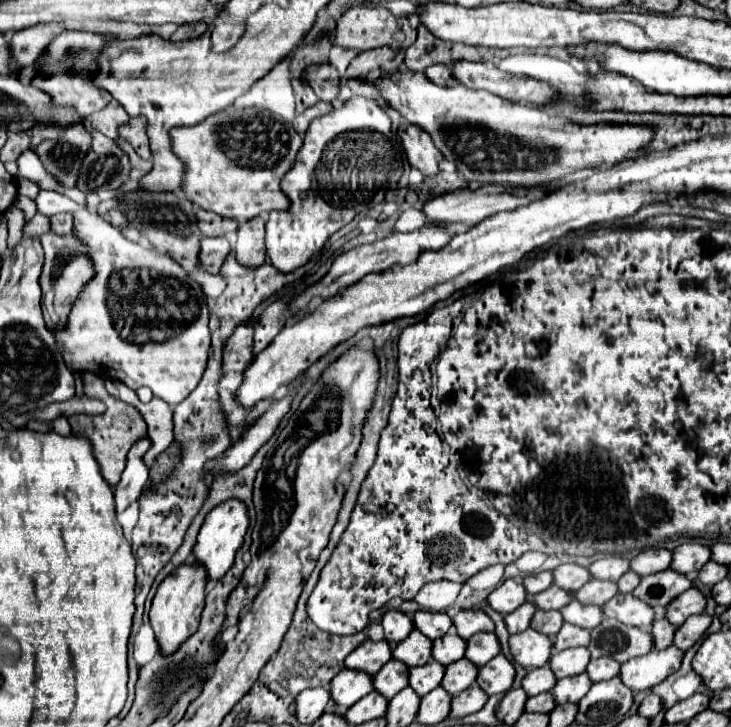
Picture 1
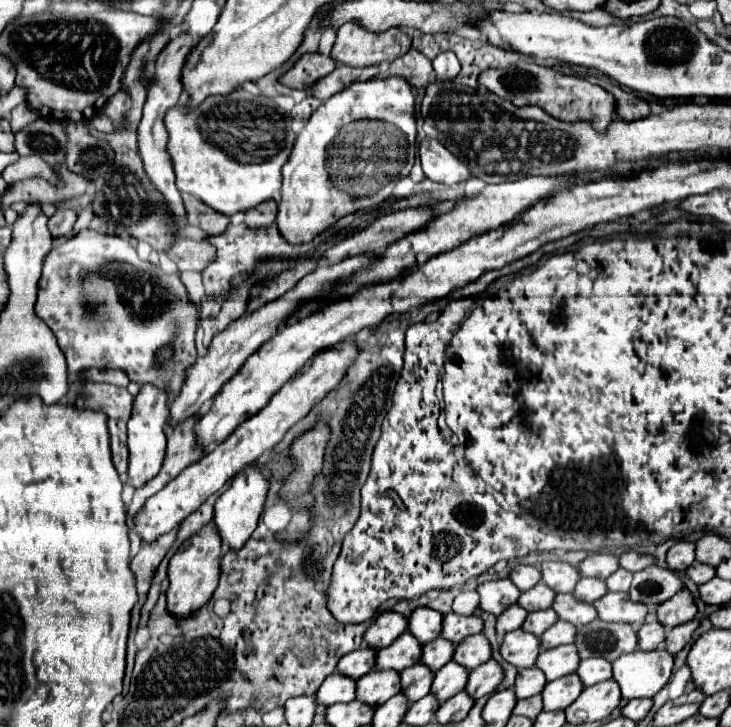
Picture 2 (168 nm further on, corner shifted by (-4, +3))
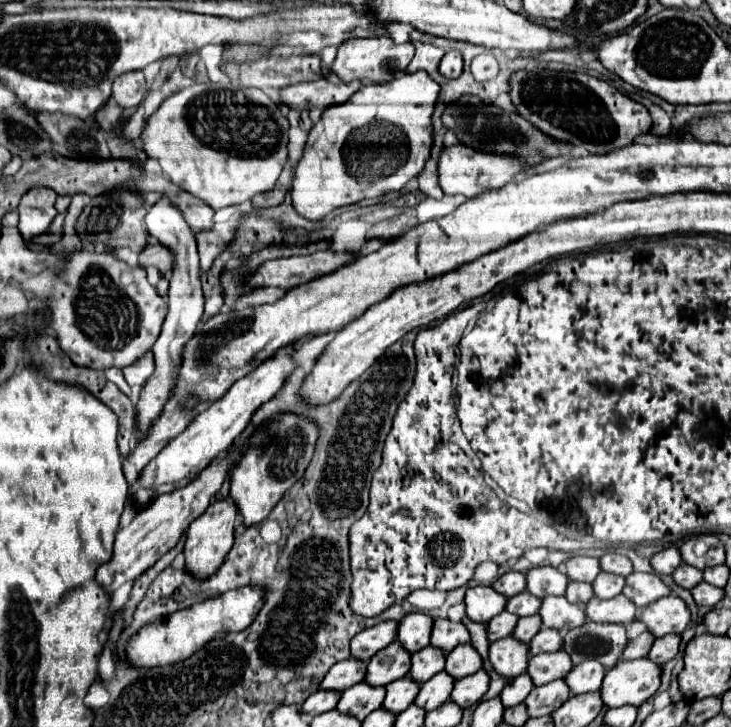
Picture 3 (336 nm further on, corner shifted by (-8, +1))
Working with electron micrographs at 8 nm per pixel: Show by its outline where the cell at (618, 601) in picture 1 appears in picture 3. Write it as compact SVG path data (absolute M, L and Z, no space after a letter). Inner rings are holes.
M617 595L613 599L599 599L593 597L585 605L585 613L591 621L609 621L609 623L629 623L635 621L635 605L625 597Z

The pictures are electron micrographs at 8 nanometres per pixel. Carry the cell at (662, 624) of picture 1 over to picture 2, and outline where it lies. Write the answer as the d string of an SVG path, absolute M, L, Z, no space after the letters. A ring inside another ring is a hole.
M648 613L643 627L639 629L639 639L641 639L641 651L653 651L663 647L665 637L667 637L667 629L658 621L655 613Z

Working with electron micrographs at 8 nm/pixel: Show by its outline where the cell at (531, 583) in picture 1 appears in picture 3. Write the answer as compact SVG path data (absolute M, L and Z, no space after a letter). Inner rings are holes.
M509 571L509 573L503 573L495 583L493 583L493 589L497 589L497 593L505 595L507 599L525 591L525 577L523 573L519 571Z

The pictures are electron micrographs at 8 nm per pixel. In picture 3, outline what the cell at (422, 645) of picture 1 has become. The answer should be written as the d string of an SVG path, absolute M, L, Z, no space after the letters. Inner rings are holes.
M393 641L389 647L377 651L377 655L369 659L365 683L371 687L385 687L395 679L405 677L409 673L409 657L411 655L405 653L397 641Z

